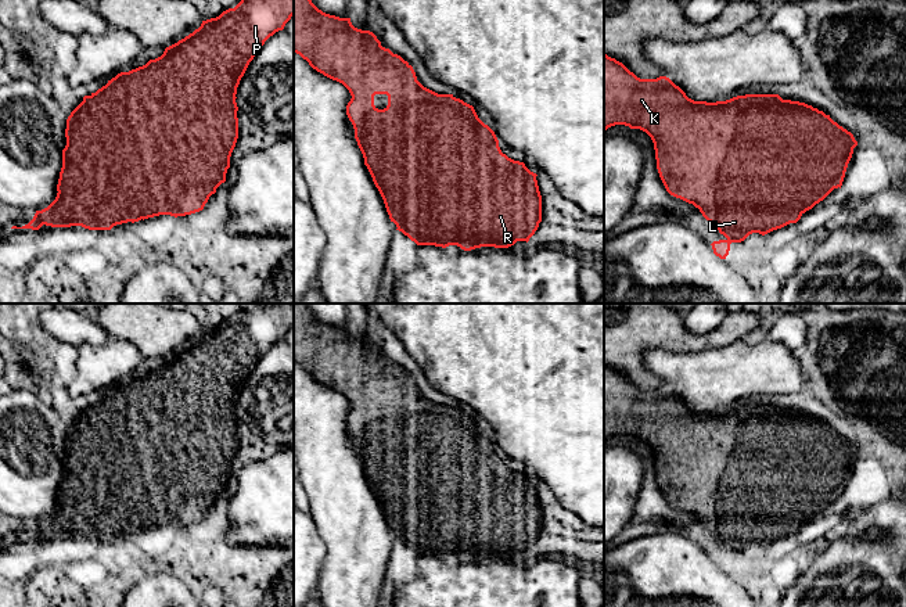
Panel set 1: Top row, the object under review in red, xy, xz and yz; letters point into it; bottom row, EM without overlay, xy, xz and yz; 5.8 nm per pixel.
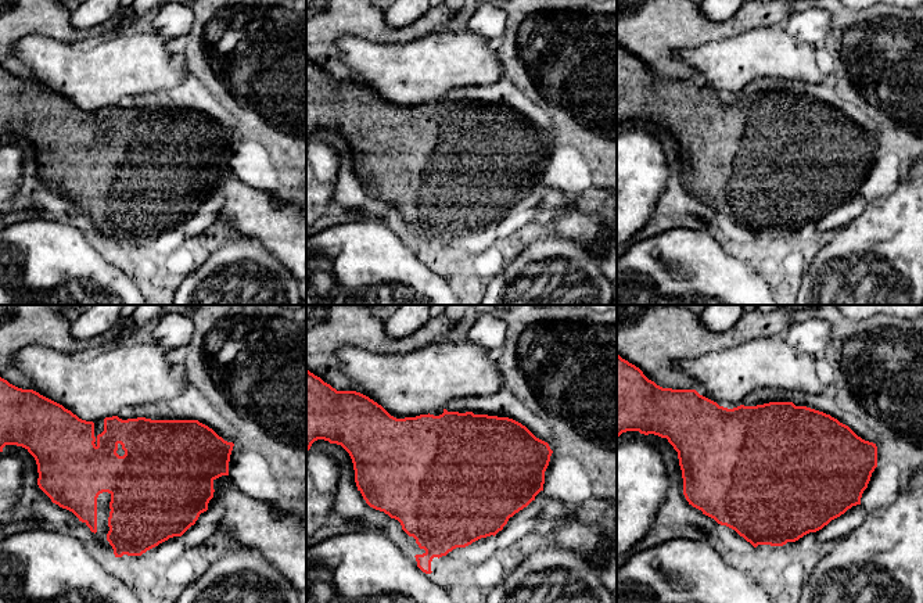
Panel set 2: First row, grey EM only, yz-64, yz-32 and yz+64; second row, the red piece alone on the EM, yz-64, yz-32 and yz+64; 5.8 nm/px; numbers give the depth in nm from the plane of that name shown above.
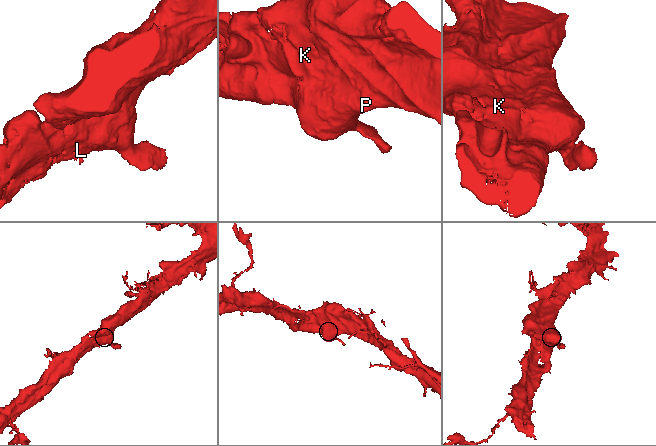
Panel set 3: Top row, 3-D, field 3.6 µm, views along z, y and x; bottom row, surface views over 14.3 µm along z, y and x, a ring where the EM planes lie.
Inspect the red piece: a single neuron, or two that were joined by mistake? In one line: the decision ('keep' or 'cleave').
keep

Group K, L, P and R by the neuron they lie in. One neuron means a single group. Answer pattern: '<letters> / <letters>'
K L P R

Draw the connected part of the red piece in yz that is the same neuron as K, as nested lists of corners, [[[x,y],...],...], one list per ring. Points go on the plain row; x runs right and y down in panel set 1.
[[[604,363],[604,442],[615,435],[640,439],[651,448],[657,480],[666,502],[698,518],[726,547],[711,554],[720,570],[726,570],[731,553],[741,553],[752,543],[765,546],[797,534],[834,499],[841,499],[858,456],[851,442],[805,413],[783,410],[779,405],[745,405],[716,413],[694,412],[669,388],[640,389]]]

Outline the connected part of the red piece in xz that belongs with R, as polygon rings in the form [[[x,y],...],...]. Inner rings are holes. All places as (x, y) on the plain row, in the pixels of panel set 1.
[[[294,304],[294,363],[324,387],[342,394],[352,409],[346,425],[353,435],[355,449],[378,499],[391,532],[417,556],[446,558],[457,556],[464,561],[481,557],[508,558],[517,552],[529,552],[542,532],[542,506],[536,484],[524,473],[501,463],[495,442],[477,425],[472,416],[453,405],[438,405],[424,398],[413,377],[400,366],[381,356],[370,341],[352,335],[319,320],[308,304]],[[375,405],[387,405],[388,416],[378,420]]]

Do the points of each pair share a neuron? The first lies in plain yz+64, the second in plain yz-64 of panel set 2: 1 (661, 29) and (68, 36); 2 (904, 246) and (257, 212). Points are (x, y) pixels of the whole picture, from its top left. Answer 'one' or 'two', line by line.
1: one
2: two

